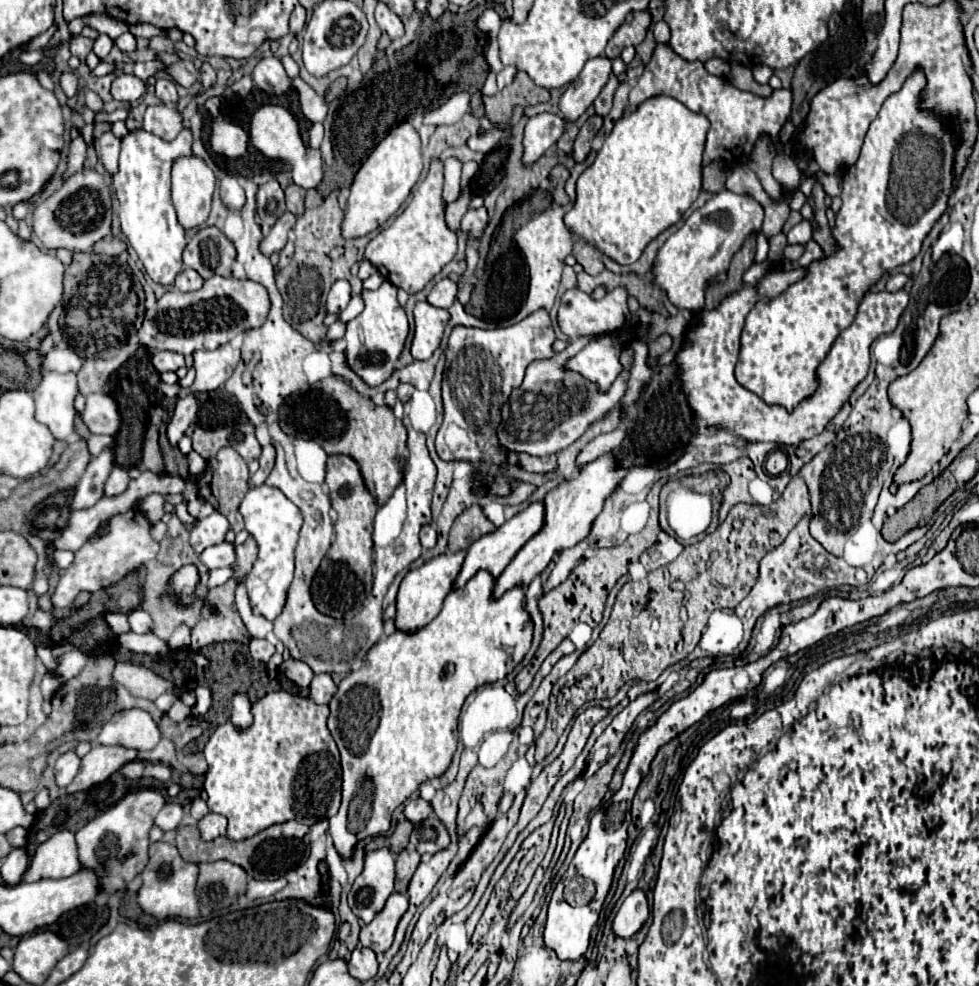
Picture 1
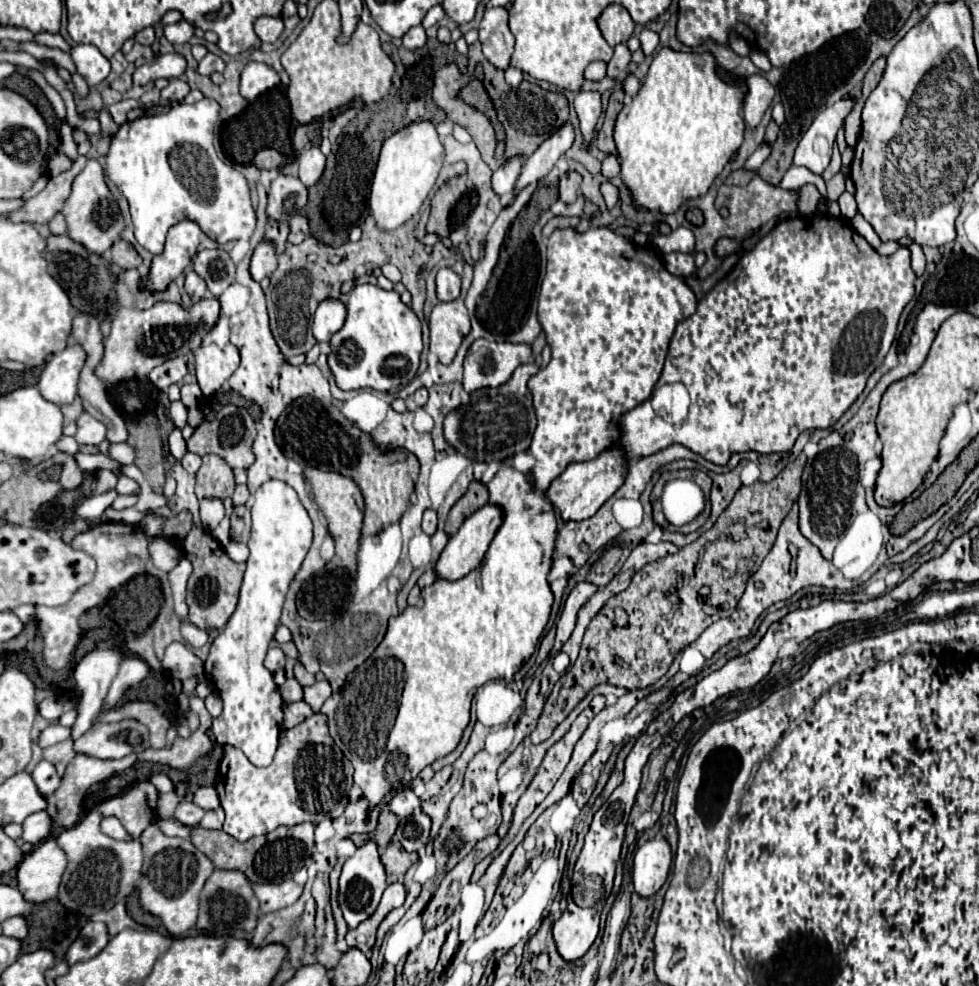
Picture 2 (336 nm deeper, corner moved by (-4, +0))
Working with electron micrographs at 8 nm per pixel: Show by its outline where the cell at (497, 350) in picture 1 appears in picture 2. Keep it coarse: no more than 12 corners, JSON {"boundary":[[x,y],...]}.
{"boundary":[[476,340],[464,390],[496,388],[532,360],[528,344]]}

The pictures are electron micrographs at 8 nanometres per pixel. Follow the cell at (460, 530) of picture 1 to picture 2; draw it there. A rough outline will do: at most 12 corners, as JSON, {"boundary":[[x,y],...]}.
{"boundary":[[472,482],[466,494],[452,506],[446,534],[488,504],[488,488]]}

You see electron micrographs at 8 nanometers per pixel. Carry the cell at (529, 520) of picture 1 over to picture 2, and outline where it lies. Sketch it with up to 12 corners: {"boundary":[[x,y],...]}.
{"boundary":[[622,450],[570,464],[546,490],[564,522],[586,520],[622,486]]}

